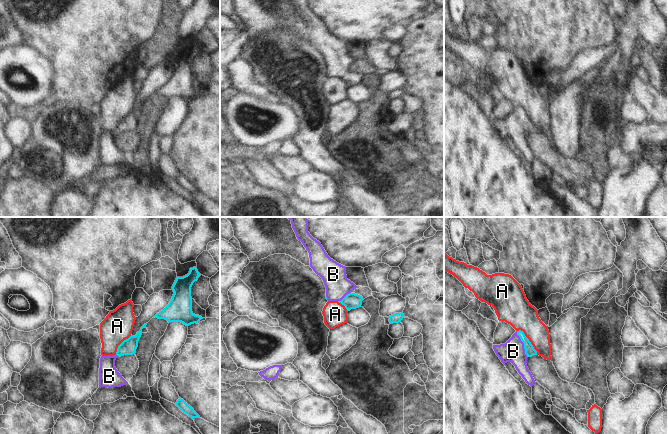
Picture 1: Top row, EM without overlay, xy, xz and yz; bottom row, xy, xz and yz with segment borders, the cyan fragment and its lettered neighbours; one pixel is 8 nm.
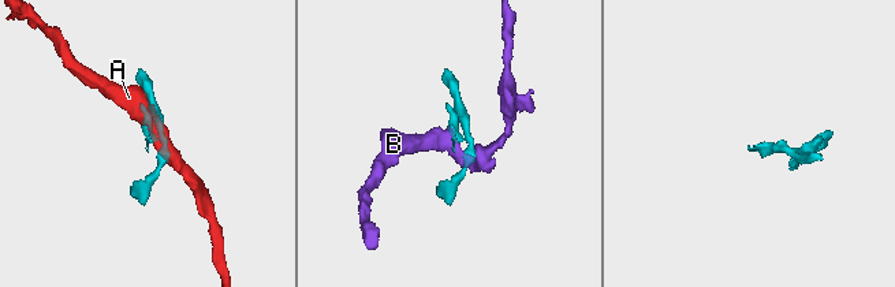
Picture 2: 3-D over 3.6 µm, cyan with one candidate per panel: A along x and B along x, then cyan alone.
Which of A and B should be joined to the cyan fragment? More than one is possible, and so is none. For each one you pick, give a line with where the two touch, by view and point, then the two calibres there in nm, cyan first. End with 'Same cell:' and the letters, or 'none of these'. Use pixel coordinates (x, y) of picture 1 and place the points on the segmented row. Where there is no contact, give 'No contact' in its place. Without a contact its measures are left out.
B: Touches cyan at yz (524, 344). Thickness 80 nm (cyan) against 180 nm
Same cell: B.

